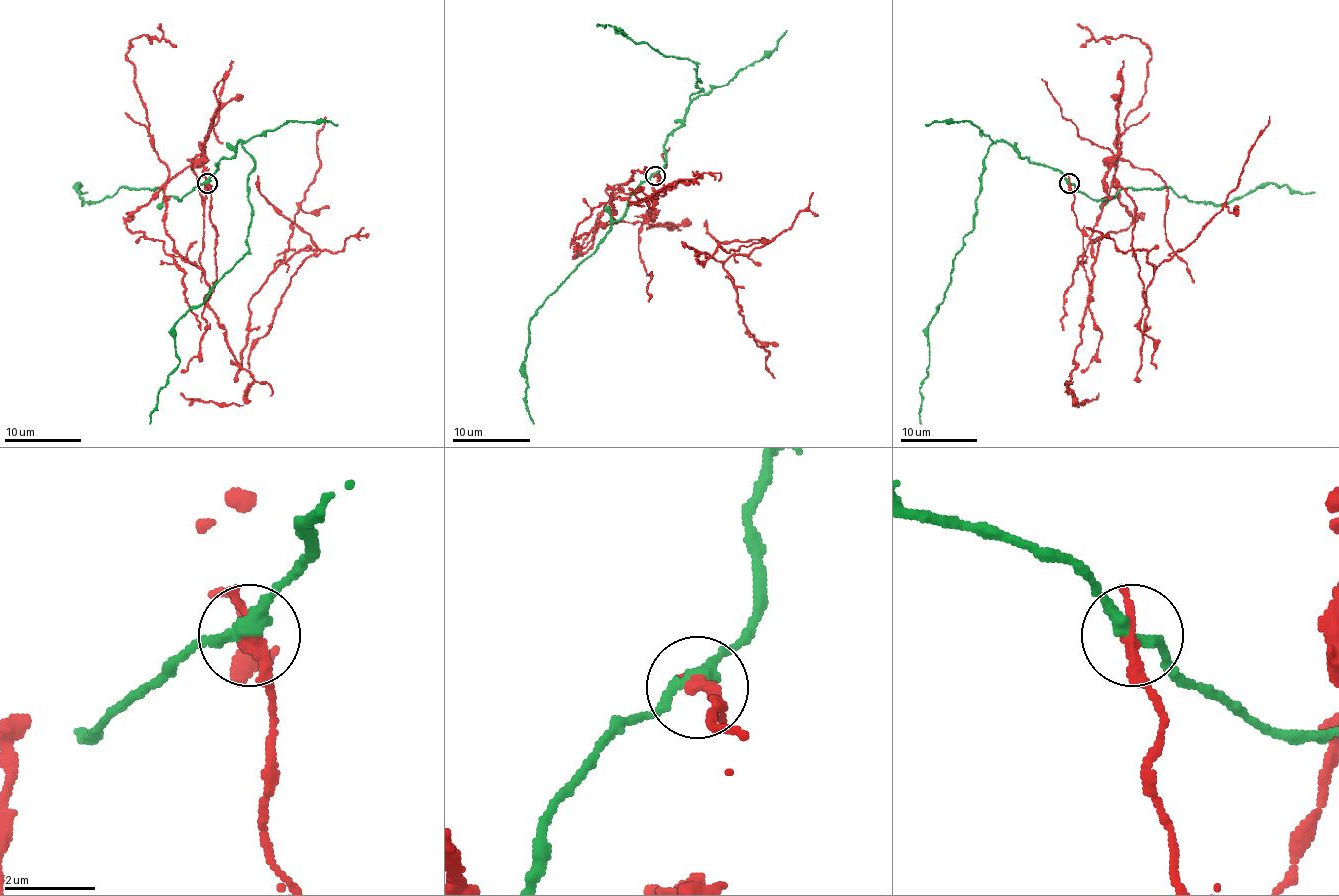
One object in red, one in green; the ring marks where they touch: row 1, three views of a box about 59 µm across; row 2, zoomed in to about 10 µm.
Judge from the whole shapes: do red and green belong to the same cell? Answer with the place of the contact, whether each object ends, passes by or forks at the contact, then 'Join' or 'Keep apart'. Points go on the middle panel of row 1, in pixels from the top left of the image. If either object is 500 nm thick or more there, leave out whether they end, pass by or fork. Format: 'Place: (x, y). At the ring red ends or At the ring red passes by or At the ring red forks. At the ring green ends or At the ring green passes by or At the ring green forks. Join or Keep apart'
Place: (655, 176). At the ring red ends. At the ring green passes by. Keep apart

